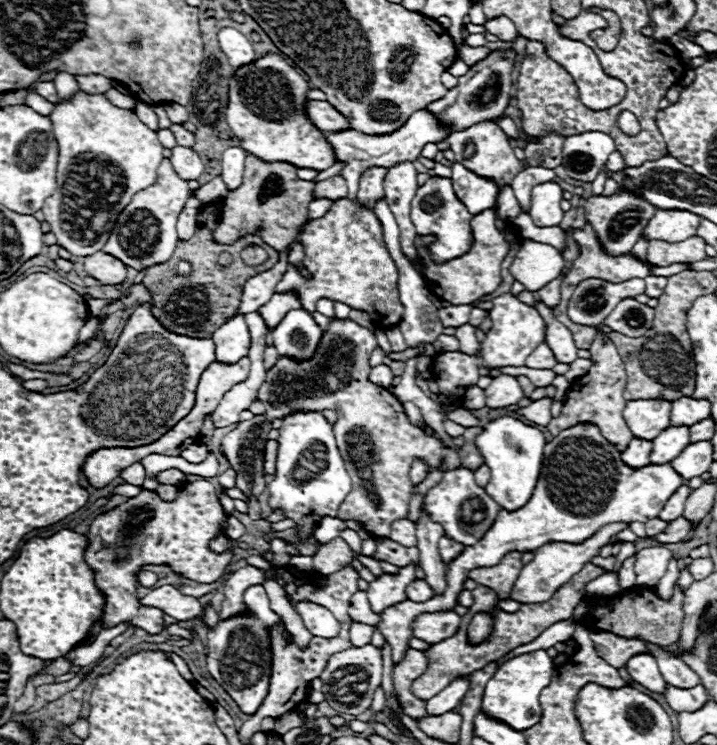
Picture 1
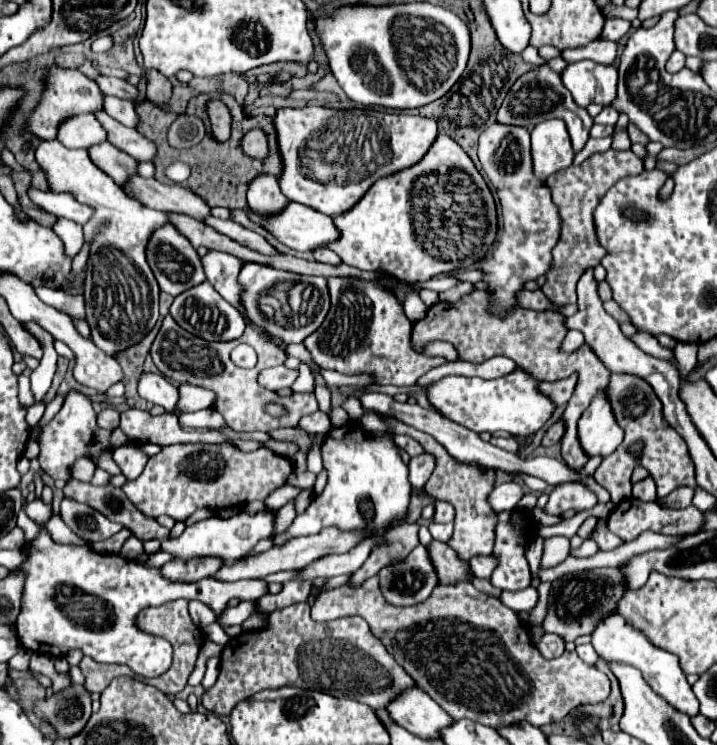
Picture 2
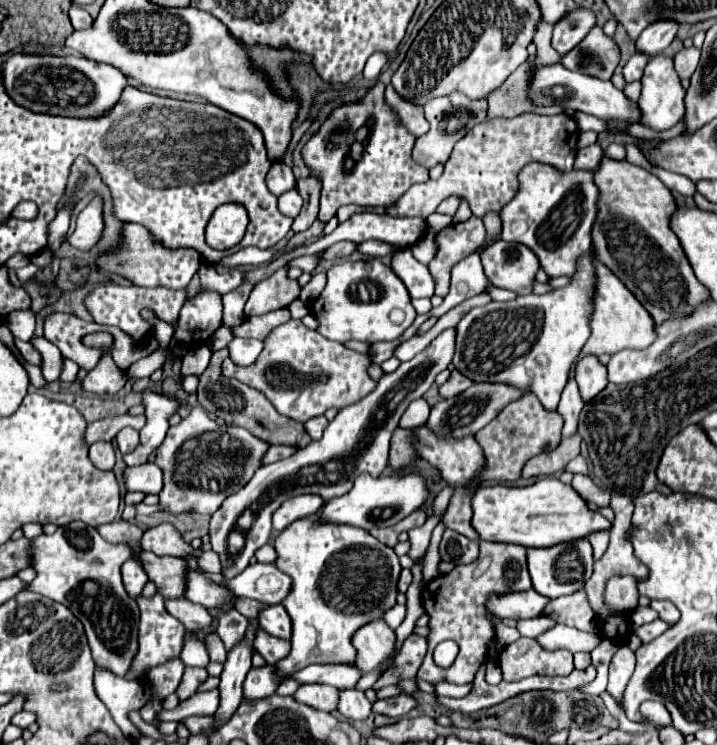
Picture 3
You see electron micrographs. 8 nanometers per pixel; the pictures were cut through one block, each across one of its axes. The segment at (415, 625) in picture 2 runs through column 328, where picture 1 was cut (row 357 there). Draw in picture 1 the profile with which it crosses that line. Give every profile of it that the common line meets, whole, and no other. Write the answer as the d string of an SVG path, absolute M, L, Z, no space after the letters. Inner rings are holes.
M598 332L592 346L590 346L590 360L592 360L592 366L590 370L576 378L570 388L568 388L568 394L566 394L566 400L564 400L564 406L562 406L562 412L558 418L552 418L550 424L546 426L550 430L552 436L556 436L560 430L566 430L570 426L576 426L576 424L582 424L582 422L590 422L590 424L596 424L602 432L602 436L614 444L618 450L626 450L630 440L634 438L630 428L626 426L626 420L622 416L624 412L624 406L626 406L626 400L622 396L624 392L624 386L626 386L626 370L624 370L624 362L616 350L616 346L612 344L612 340L608 338L608 334L602 334Z

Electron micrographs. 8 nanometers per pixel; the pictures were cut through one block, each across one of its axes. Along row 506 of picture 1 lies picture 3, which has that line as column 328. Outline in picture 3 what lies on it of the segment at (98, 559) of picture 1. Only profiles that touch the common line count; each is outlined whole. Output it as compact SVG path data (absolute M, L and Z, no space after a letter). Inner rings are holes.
M376 82L362 100L338 106L330 112L326 122L318 128L318 132L306 142L302 148L302 160L310 168L310 176L316 176L322 182L320 192L320 210L318 220L328 222L336 216L338 208L344 204L358 204L358 206L392 206L412 184L428 180L428 168L414 162L412 148L416 136L412 136L400 122L400 118L392 112L392 108L384 100L384 82Z

